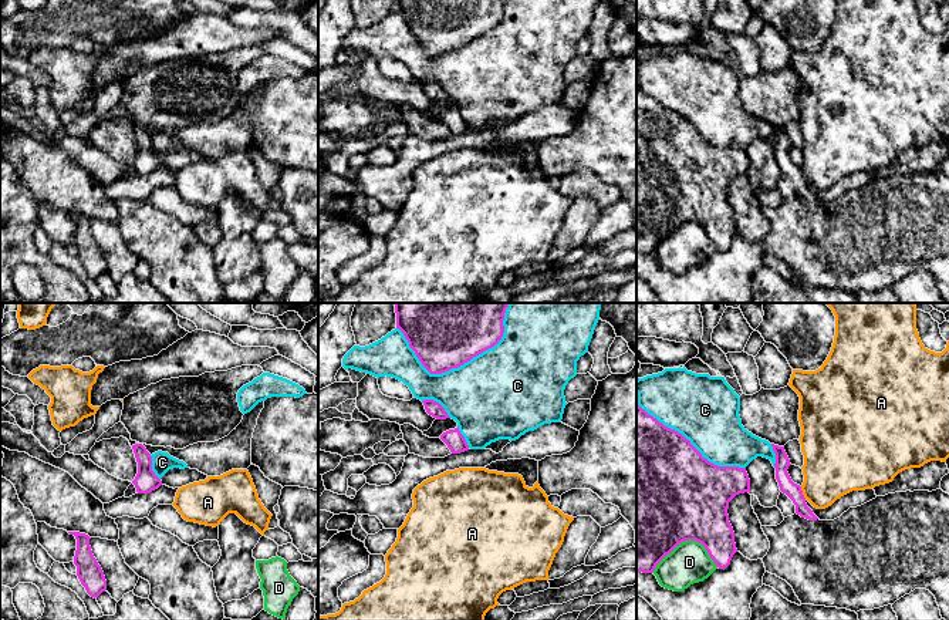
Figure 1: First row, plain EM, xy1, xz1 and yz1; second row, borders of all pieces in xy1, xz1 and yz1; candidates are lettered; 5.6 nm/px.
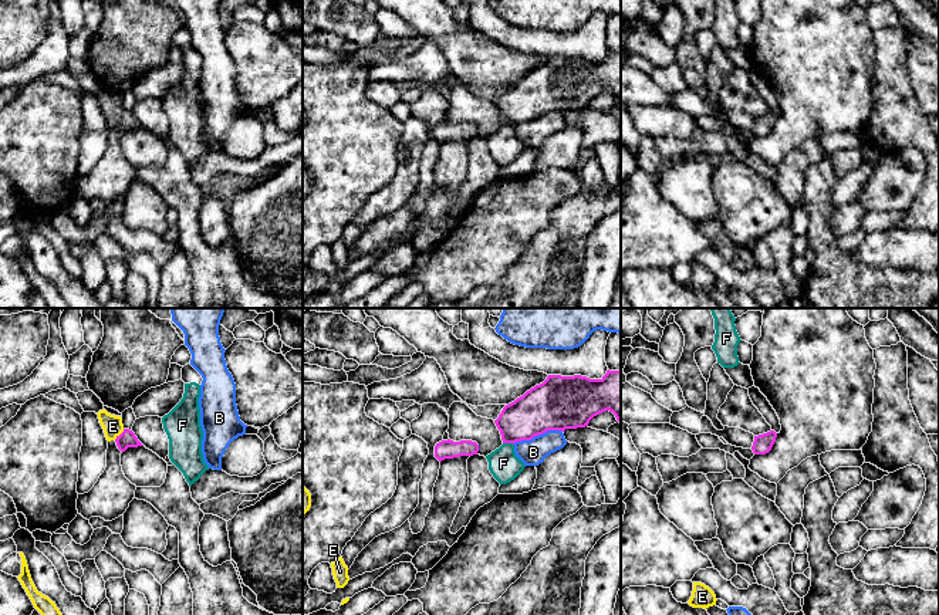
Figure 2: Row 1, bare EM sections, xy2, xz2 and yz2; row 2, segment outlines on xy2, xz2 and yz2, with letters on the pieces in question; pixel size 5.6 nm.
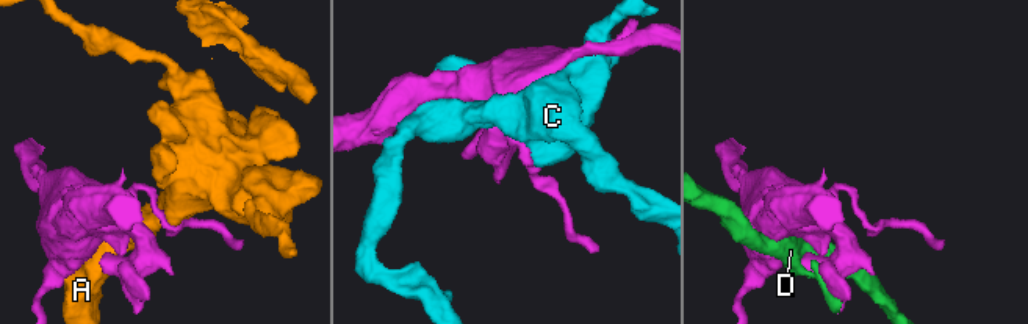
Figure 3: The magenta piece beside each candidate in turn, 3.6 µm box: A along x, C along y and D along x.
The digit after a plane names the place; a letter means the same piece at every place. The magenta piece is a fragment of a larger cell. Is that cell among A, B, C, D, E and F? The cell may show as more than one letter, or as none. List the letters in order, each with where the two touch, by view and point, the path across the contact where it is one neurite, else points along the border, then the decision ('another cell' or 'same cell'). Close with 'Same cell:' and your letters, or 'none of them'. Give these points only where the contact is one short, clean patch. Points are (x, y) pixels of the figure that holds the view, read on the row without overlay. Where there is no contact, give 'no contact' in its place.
A: contact yz1 (801, 174); border yz1 (800, 168), (806, 179); another cell
B: contact xz2 (537, 117); another cell
C: contact xz1 (452, 49); another cell
D: contact yz1 (686, 221); another cell
E: contact xy2 (120, 117); way xy2 (127, 121), (120, 117), (112, 108); same cell
F: contact xz2 (509, 124); border xz2 (503, 124), (513, 127); another cell
Same cell: E

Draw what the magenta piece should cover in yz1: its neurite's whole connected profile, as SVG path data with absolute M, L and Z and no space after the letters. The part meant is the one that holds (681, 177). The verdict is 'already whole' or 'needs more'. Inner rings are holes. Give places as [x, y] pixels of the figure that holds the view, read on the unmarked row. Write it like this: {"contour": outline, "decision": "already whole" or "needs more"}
{"contour": "M636 87L636 253L652 255L656 246L685 222L702 225L719 250L727 249L737 233L727 189L736 176L744 173L750 175L746 149L709 144L682 115L665 108Z", "decision": "already whole"}

